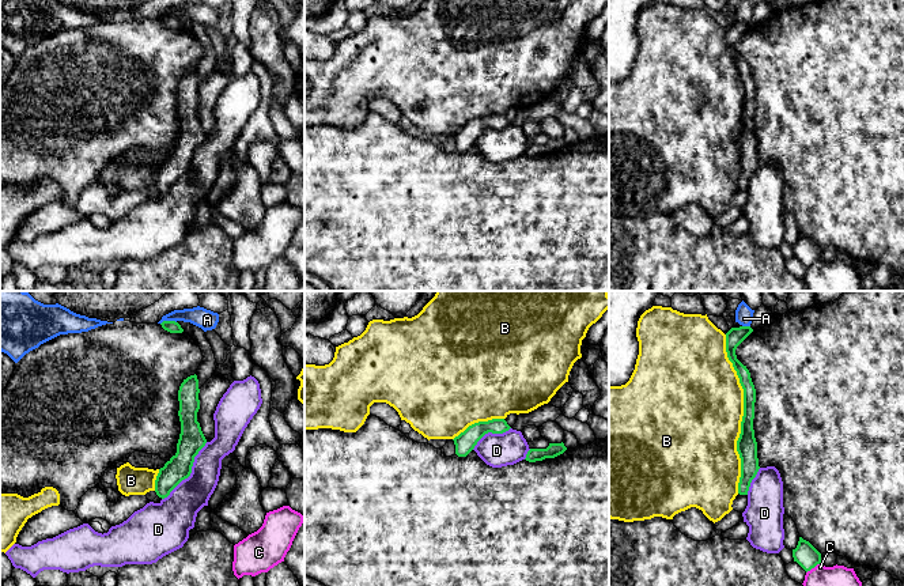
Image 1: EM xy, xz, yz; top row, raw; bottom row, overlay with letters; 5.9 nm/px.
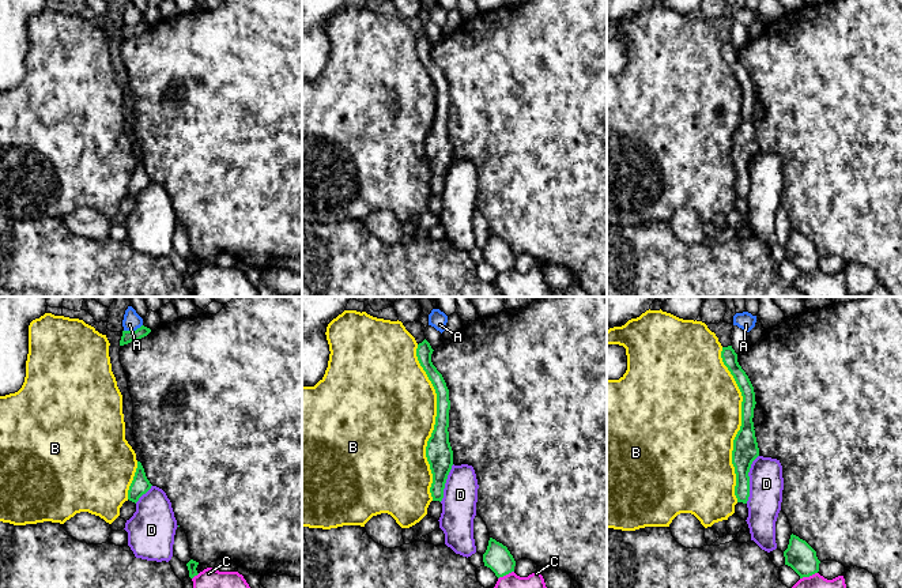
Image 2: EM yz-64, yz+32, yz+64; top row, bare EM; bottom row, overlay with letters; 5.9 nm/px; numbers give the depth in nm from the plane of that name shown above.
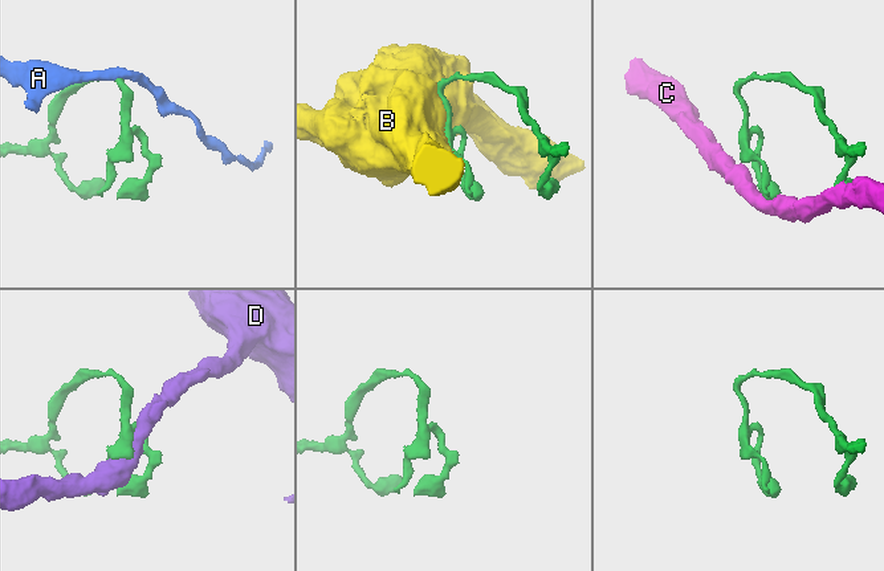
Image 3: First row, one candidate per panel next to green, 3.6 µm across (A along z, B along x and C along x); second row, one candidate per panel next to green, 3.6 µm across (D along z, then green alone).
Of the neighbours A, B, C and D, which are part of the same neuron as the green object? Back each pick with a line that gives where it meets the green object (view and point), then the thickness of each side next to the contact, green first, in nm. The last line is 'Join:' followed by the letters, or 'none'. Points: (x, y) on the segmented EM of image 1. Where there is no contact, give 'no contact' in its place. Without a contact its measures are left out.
Join: none

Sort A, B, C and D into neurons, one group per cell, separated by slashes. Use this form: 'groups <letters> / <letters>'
groups A / B / C / D

